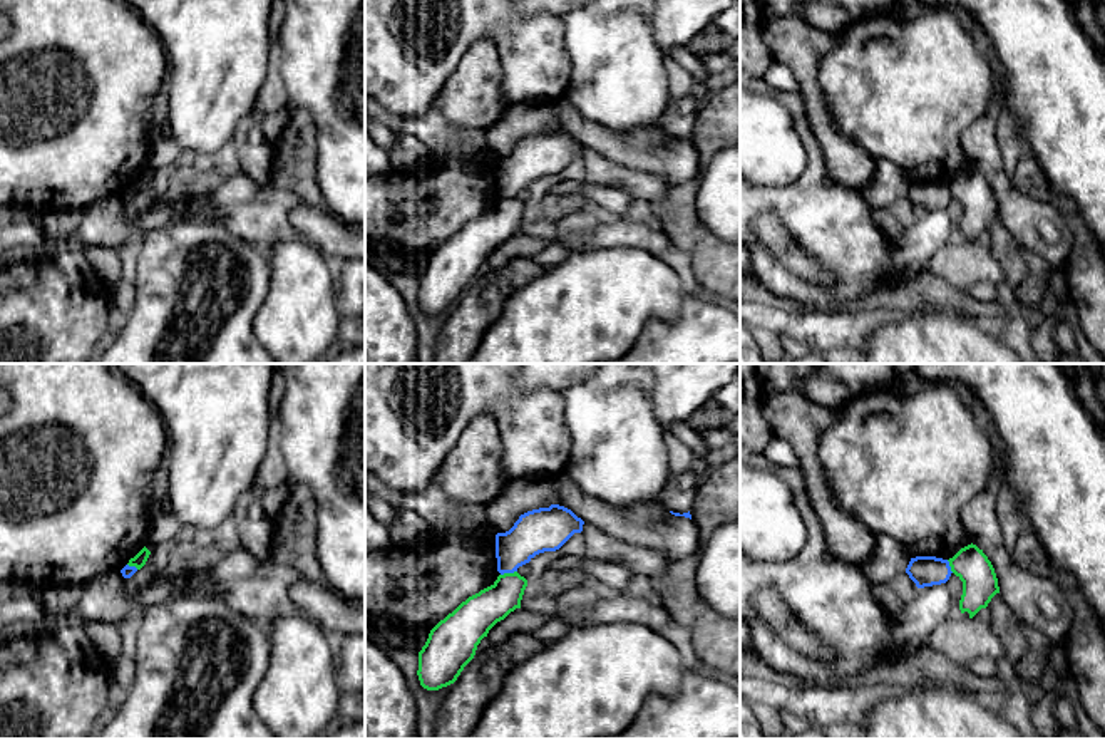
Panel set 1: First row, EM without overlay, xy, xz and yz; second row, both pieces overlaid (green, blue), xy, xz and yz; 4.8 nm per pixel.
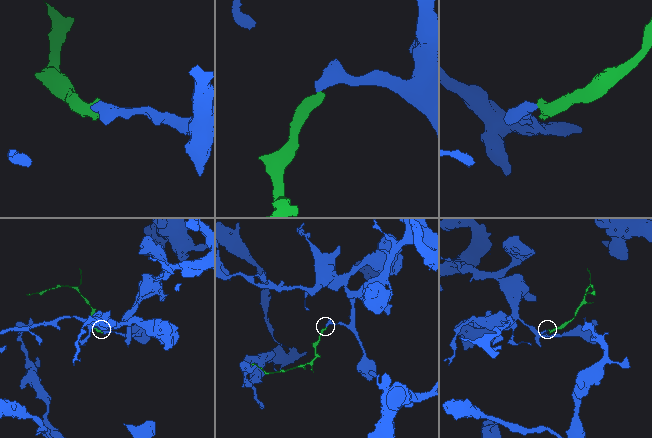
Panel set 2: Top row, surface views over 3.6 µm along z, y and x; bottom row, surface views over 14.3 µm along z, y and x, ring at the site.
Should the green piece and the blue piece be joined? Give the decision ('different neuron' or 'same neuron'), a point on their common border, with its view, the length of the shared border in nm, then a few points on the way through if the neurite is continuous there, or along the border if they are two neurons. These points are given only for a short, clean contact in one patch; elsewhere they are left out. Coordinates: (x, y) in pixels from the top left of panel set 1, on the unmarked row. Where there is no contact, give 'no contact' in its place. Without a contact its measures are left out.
different neuron; contact xz (508, 198); length 80 nm; border xz (516, 195), (501, 200)

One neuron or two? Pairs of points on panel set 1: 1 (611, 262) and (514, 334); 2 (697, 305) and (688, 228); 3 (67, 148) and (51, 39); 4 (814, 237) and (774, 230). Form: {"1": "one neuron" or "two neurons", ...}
{"1": "one neuron", "2": "two neurons", "3": "one neuron", "4": "two neurons"}

